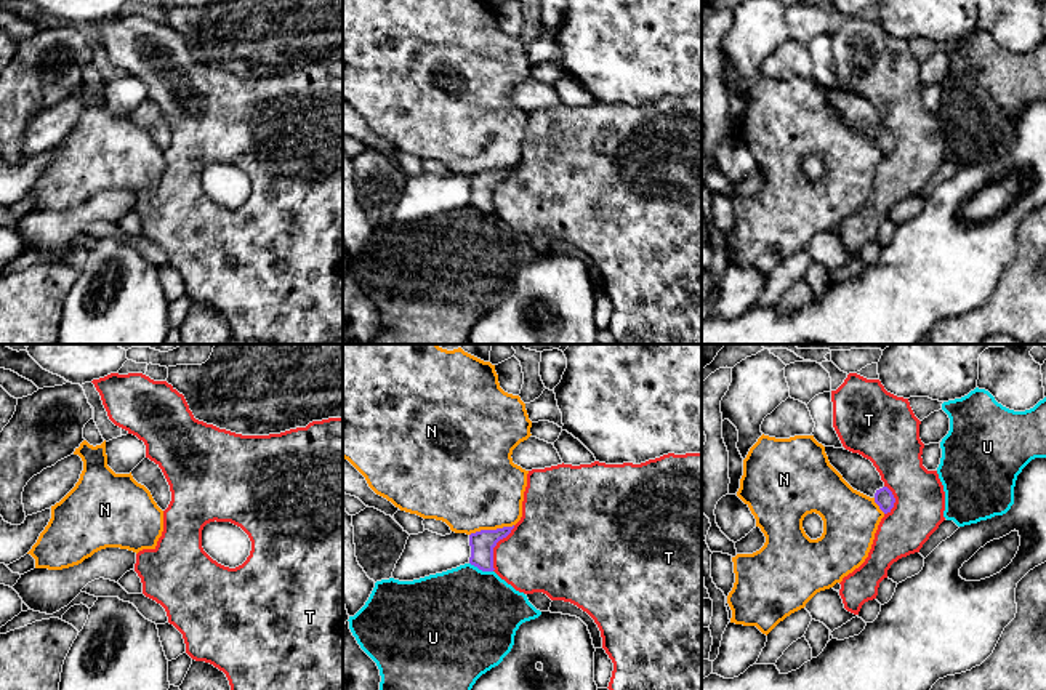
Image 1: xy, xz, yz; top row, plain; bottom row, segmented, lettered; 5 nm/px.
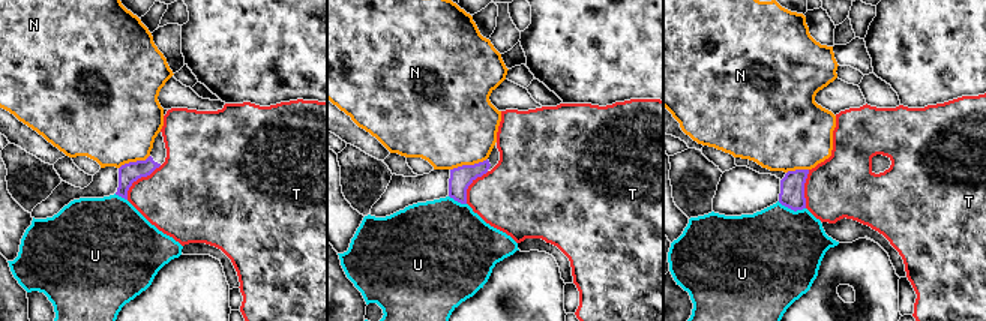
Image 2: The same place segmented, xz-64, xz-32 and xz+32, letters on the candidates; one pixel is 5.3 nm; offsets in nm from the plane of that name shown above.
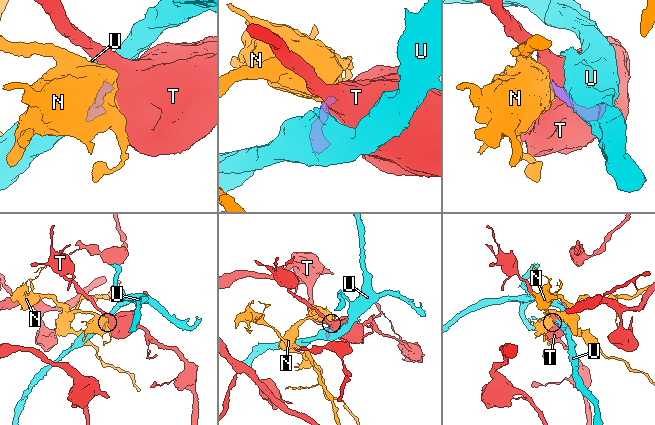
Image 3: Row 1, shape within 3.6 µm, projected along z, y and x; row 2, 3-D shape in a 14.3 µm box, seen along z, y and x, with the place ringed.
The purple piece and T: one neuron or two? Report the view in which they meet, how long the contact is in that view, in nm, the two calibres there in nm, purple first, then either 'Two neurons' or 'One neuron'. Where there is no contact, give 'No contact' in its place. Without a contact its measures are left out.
Touches purple in xz. Shared border 260 nm. Thickness 120 nm (purple) against 380 nm. Two neurons

